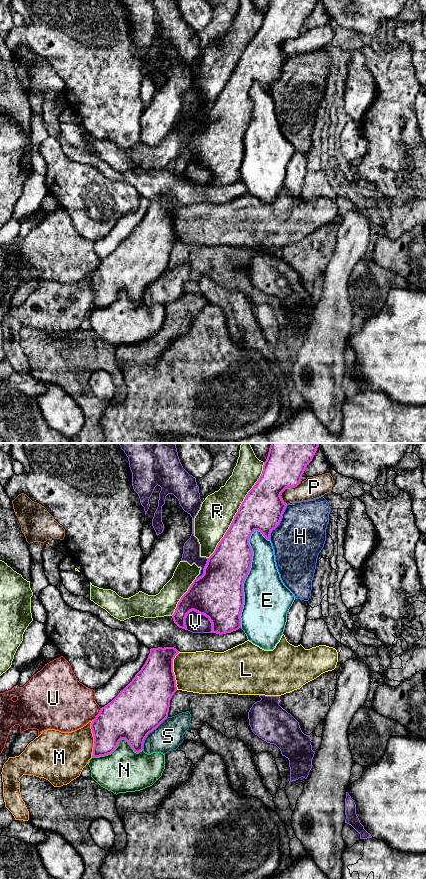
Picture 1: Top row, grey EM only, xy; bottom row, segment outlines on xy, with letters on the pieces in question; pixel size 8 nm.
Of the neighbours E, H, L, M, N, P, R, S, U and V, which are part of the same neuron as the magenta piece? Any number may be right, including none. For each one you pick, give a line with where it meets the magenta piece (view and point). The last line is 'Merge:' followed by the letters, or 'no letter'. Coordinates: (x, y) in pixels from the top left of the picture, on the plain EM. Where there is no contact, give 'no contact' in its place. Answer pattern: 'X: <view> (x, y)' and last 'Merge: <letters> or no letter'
Merge: no letter

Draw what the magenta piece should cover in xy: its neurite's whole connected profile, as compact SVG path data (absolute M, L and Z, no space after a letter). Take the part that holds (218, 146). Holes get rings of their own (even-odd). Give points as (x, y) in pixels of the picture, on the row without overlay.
M269 0L260 30L246 47L229 81L208 110L204 126L193 133L178 154L172 170L179 180L187 182L185 170L192 162L209 170L212 175L211 185L222 187L241 180L243 135L250 123L253 108L249 96L250 88L258 82L270 92L270 85L279 77L287 58L280 48L281 45L286 40L295 39L300 35L305 20L312 13L316 3L317 0Z

